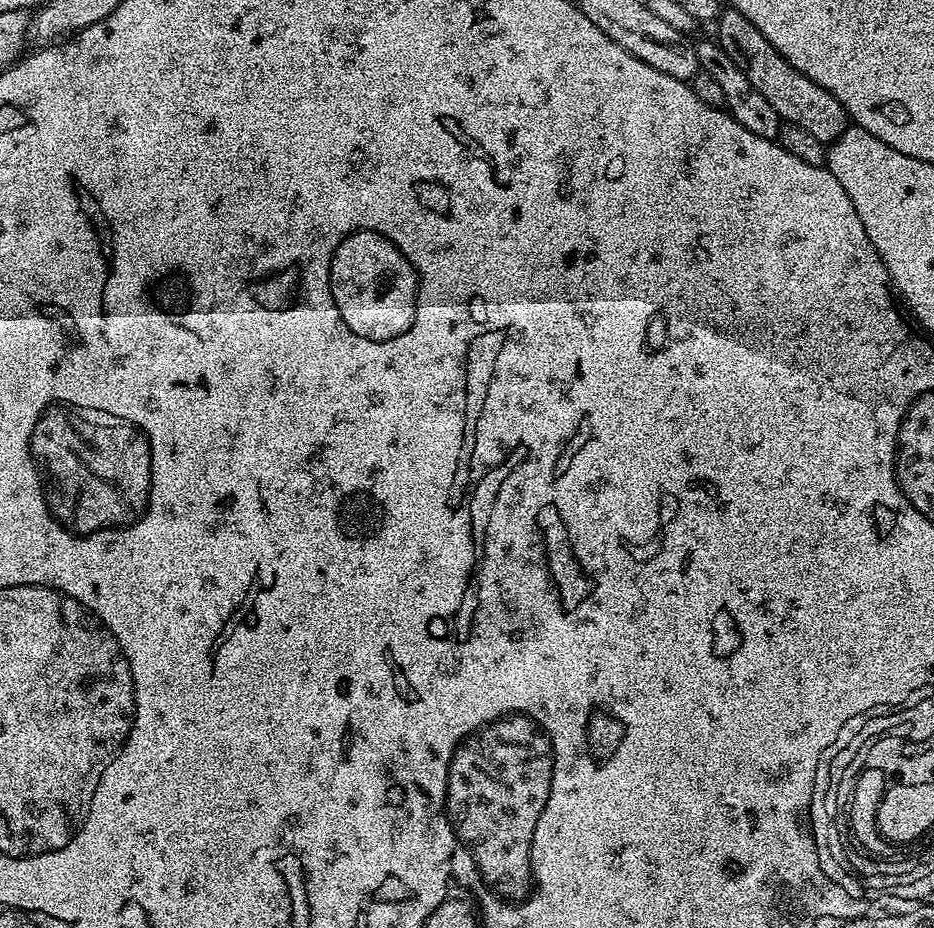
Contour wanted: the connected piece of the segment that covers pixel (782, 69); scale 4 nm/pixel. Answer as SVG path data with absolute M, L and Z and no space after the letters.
M728 6L720 13L718 27L718 43L722 50L726 50L730 58L734 58L734 66L738 66L738 70L742 70L742 74L746 74L751 84L766 97L766 102L770 102L770 106L778 110L783 123L802 126L802 130L814 134L814 138L818 138L818 142L826 146L850 127L848 112L842 102L838 102L838 98L834 98L830 90L818 86L818 82L794 70L790 62L786 62L786 58L782 58L782 54L778 54L778 50L774 50L770 42L766 42L762 30L758 30L758 26L750 22L750 18Z

